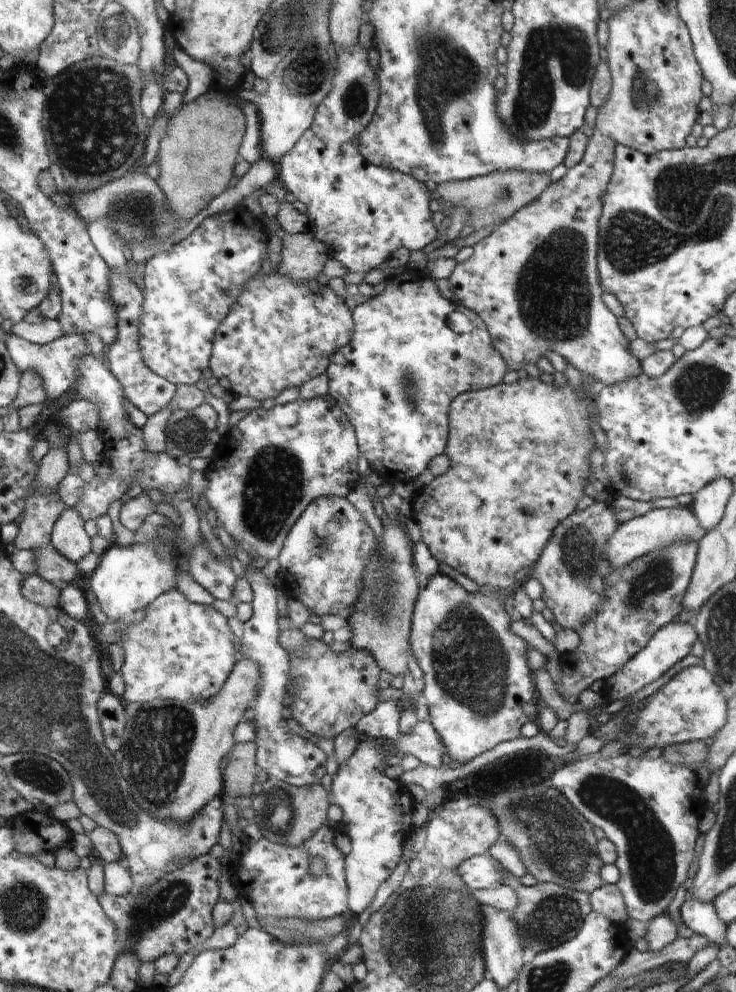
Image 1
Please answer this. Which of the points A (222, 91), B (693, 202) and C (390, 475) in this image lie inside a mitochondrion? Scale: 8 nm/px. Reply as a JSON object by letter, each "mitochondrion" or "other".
{"A":"other","B":"mitochondrion","C":"other"}

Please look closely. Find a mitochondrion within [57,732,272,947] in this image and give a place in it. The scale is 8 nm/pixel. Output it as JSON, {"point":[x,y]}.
{"point":[150,914]}

